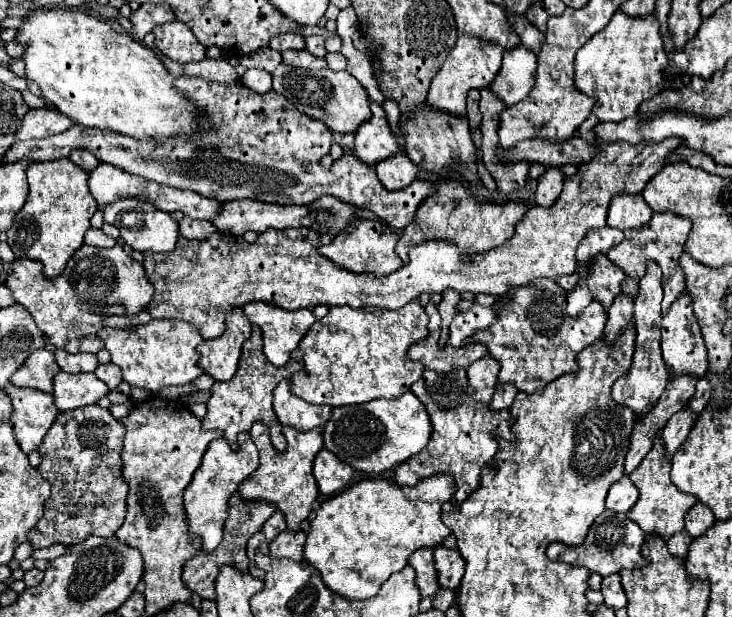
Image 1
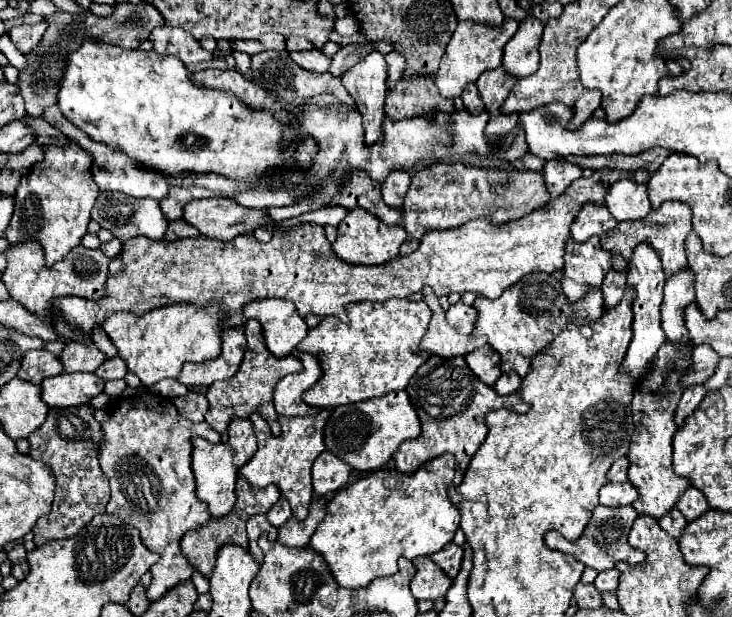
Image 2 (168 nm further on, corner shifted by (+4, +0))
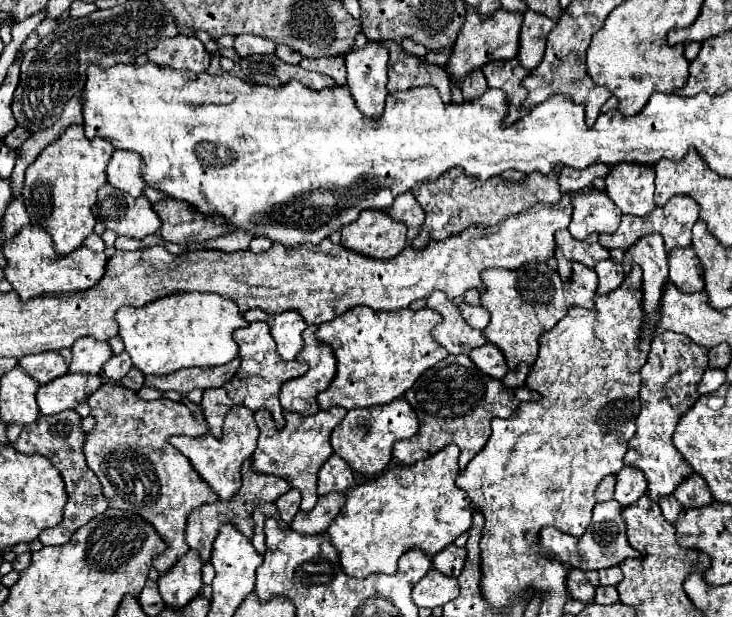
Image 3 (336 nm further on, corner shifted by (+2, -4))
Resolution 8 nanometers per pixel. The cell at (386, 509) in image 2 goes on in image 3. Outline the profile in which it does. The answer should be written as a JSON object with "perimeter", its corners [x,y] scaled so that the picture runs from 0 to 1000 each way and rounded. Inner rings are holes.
{"perimeter":[[[613,720],[561,755],[537,755],[474,801],[466,833],[460,833],[447,859],[474,934],[499,937],[512,927],[537,930],[551,895],[570,885],[592,901],[643,856],[643,810],[635,794],[622,788],[627,768],[624,742],[624,720]]]}

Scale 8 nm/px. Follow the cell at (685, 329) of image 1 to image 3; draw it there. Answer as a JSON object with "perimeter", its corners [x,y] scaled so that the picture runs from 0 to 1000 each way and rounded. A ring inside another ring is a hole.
{"perimeter":[[[930,402],[914,412],[914,454],[930,473],[958,473],[963,467],[960,454],[960,431],[949,412],[949,405]]]}

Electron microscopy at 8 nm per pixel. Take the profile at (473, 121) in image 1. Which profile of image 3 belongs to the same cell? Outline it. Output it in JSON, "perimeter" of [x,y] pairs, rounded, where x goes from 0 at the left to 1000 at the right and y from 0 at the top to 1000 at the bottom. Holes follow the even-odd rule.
{"perimeter":[[[657,113],[641,117],[641,120],[633,126],[630,146],[633,146],[633,159],[635,159],[635,162],[654,159],[654,156],[665,146],[665,130],[663,130],[660,117],[657,117]]]}

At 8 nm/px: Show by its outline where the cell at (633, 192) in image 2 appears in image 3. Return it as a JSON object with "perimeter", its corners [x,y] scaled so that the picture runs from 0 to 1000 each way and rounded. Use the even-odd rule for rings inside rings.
{"perimeter":[[[843,266],[827,288],[829,314],[843,327],[851,347],[884,350],[892,337],[895,276],[878,266]]]}

